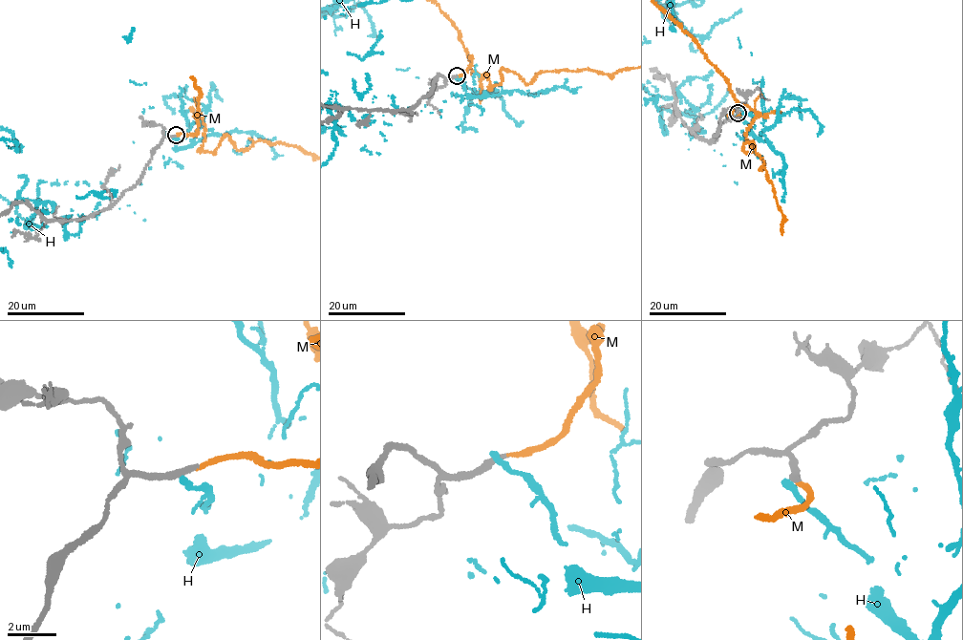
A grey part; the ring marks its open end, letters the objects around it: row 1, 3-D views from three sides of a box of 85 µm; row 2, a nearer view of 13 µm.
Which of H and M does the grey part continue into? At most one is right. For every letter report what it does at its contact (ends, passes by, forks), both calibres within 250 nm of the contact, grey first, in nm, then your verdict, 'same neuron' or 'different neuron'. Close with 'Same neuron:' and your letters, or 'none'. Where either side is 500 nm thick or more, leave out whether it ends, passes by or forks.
H: it ends there; 360 nm thick on the grey side, 280 nm on the other; different neuron
M: it ends there; 240 nm thick on the grey side, 160 nm on the other; same neuron
Same neuron: M

